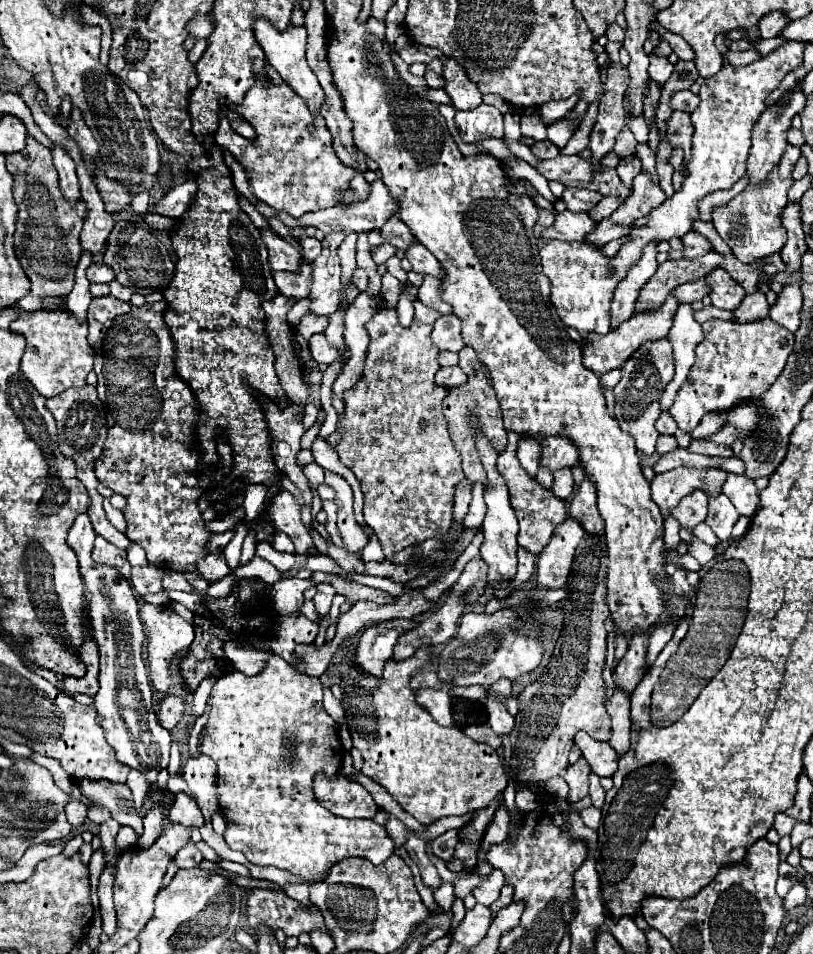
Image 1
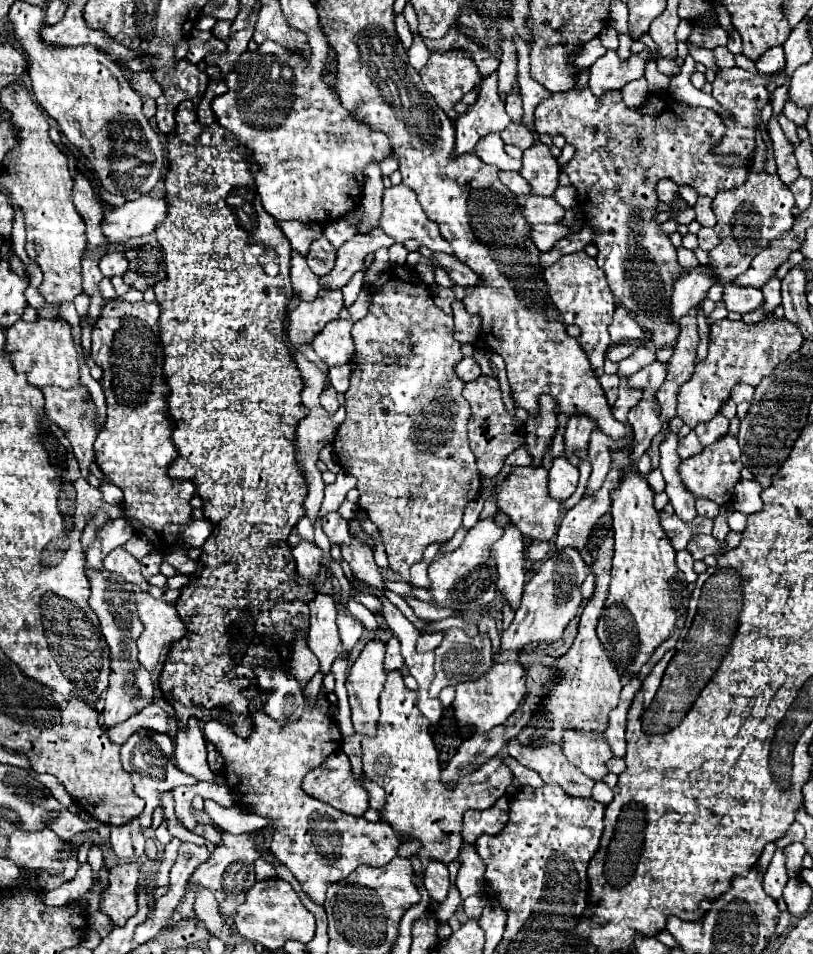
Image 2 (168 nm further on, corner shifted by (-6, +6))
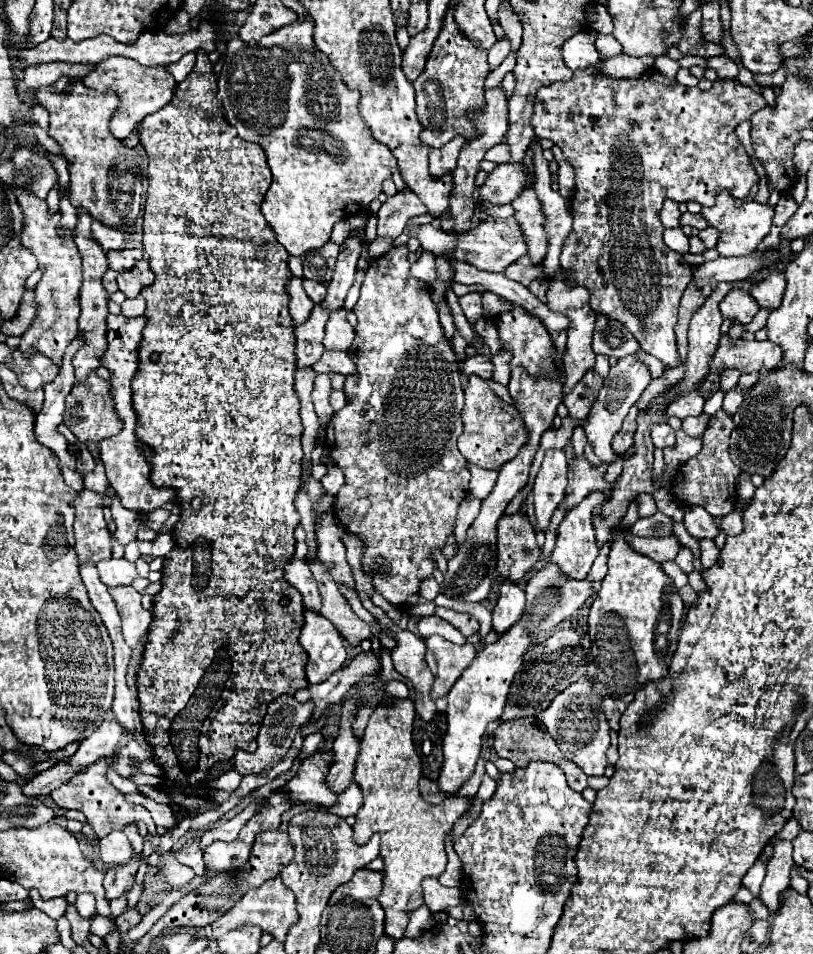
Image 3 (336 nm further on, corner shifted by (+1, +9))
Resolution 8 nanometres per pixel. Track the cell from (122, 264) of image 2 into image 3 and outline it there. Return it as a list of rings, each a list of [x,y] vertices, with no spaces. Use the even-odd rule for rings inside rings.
[[[123,249],[123,251],[115,251],[115,253],[107,253],[109,259],[109,267],[123,273],[135,267],[137,261],[147,259],[147,253],[141,249]]]

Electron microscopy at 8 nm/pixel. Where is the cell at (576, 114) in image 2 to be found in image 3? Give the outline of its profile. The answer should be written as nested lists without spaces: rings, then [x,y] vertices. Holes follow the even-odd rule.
[[[599,63],[587,69],[579,69],[575,71],[571,81],[565,83],[555,83],[549,87],[539,89],[537,93],[537,101],[535,101],[535,113],[533,113],[533,129],[539,137],[547,137],[551,139],[567,157],[567,161],[575,167],[575,179],[577,179],[577,187],[575,187],[575,195],[571,199],[571,217],[573,217],[573,231],[569,233],[569,237],[563,243],[561,249],[561,269],[563,269],[563,277],[569,283],[569,287],[585,287],[591,293],[591,309],[595,313],[607,315],[611,319],[617,319],[619,323],[623,323],[633,337],[639,341],[641,351],[657,357],[665,367],[679,367],[681,359],[677,353],[677,345],[675,345],[675,323],[677,323],[677,309],[679,309],[679,299],[687,287],[687,283],[693,279],[693,269],[683,261],[683,257],[675,251],[671,251],[665,243],[663,243],[663,225],[659,221],[659,211],[663,207],[665,197],[673,199],[677,203],[687,203],[687,201],[699,201],[701,205],[715,205],[715,197],[721,191],[729,191],[733,197],[745,199],[751,191],[753,185],[759,183],[759,175],[751,163],[749,153],[745,151],[743,143],[739,141],[735,127],[745,121],[751,119],[751,113],[763,109],[767,105],[767,101],[763,99],[763,95],[751,91],[749,87],[741,85],[737,79],[717,79],[713,83],[713,87],[709,91],[701,91],[699,87],[685,87],[681,83],[677,83],[677,79],[671,77],[663,77],[661,73],[657,73],[655,69],[649,69],[647,73],[633,77],[633,79],[613,79],[607,77],[599,71]]]

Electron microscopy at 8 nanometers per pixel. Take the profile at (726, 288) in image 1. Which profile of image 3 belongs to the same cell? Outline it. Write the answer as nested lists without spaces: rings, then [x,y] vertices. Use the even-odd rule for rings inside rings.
[[[731,289],[725,299],[719,303],[719,311],[725,319],[733,319],[739,323],[751,323],[755,313],[759,311],[755,299],[741,289]]]

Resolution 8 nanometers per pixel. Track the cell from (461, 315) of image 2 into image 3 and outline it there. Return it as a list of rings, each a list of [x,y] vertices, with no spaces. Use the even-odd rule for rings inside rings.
[[[473,291],[473,293],[467,293],[467,295],[459,297],[459,303],[461,303],[461,309],[463,309],[469,323],[475,323],[479,317],[483,317],[481,293],[479,291]]]

